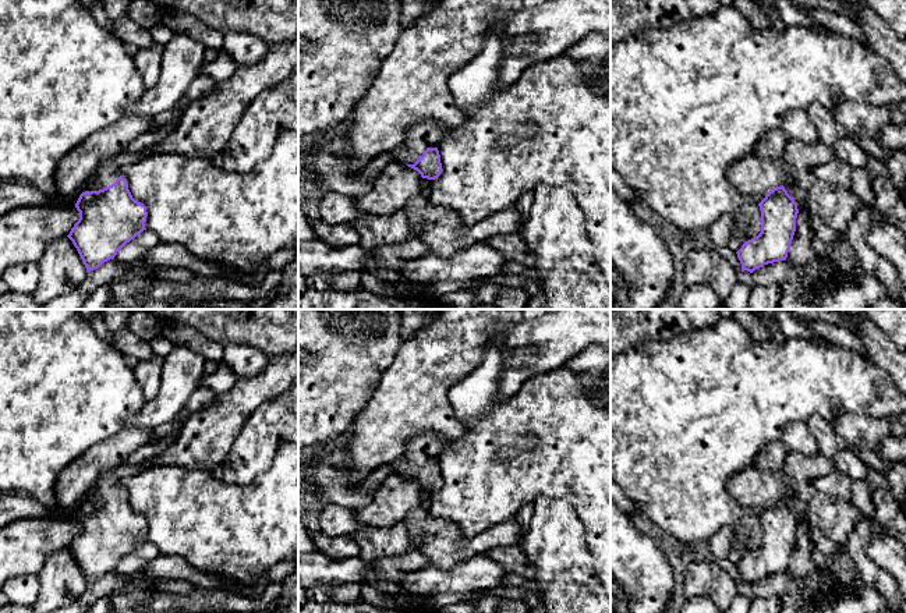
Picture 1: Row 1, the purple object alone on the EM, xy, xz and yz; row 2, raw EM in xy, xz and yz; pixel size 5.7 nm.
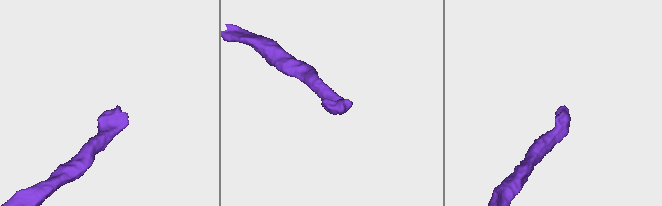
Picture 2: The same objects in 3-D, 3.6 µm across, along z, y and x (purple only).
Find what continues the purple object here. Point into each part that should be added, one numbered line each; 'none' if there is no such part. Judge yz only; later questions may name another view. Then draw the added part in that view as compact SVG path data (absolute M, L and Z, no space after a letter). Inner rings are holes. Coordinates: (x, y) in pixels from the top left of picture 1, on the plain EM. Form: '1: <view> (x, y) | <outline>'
1: yz (754, 486) | M753 465L735 474L728 483L729 493L748 511L785 497L783 472L774 472Z

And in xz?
1: xz (418, 449) | M435 433L411 437L406 443L403 457L393 464L396 474L414 476L428 460L438 460L442 439Z

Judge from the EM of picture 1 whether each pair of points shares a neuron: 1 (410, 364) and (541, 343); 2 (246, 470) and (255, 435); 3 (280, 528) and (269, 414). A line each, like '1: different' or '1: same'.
1: same
2: same
3: different

